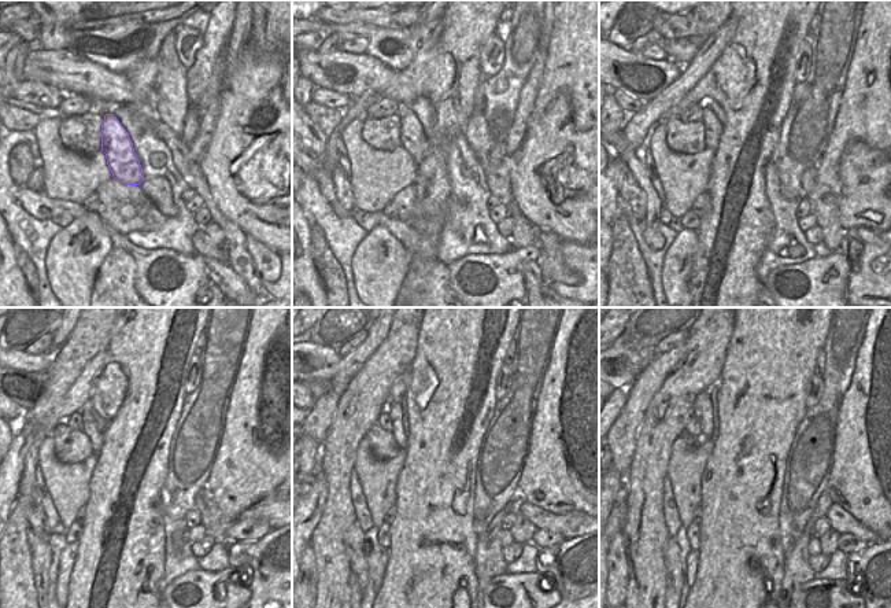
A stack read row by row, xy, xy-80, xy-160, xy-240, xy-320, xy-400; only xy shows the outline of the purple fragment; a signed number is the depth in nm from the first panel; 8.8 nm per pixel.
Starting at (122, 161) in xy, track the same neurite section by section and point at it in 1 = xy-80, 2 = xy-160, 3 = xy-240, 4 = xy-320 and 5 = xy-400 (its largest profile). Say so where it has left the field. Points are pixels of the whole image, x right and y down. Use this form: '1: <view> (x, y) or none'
1: xy-80 (413, 137)
2: xy-160 (713, 126)
3: xy-240 (96, 437)
4: xy-320 (394, 408)
5: xy-400 (702, 405)

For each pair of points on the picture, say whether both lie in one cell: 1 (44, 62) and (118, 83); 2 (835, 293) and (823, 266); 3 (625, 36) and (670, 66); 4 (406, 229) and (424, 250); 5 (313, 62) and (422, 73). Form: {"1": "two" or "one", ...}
{"1": "one", "2": "one", "3": "two", "4": "one", "5": "two"}

